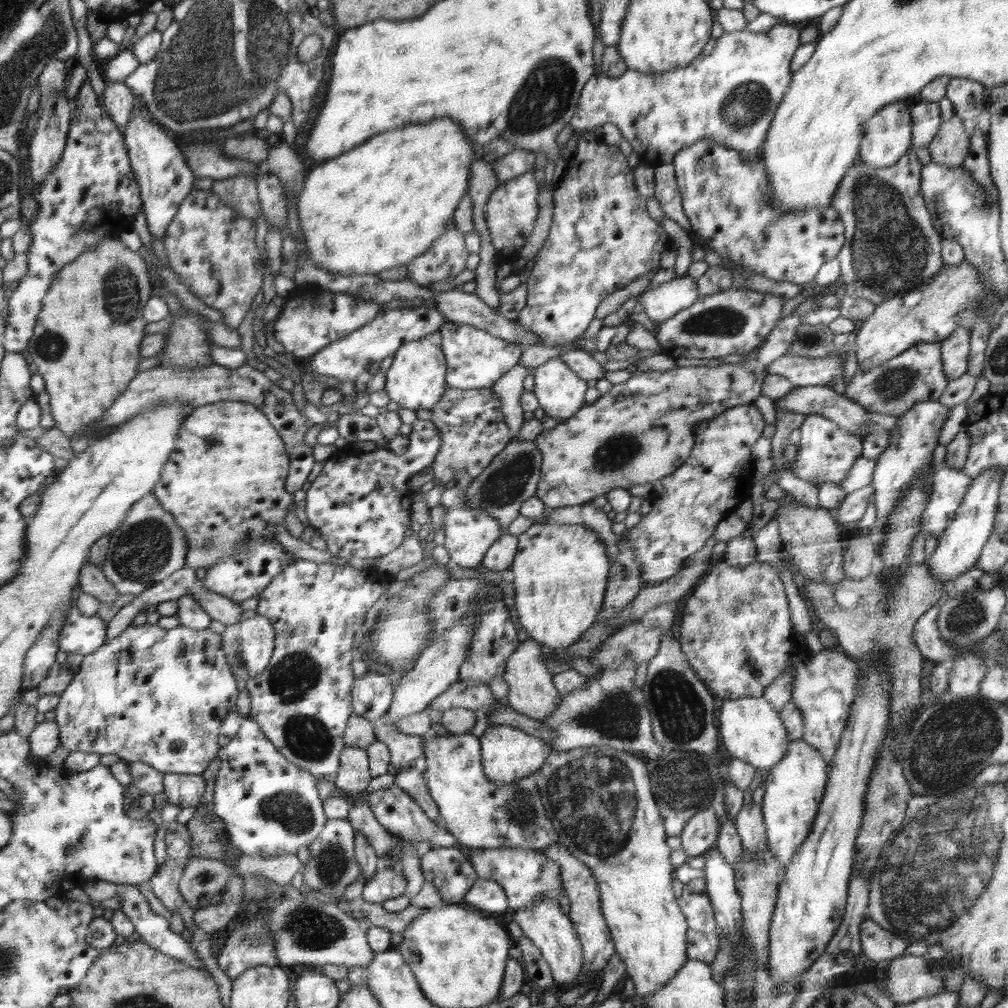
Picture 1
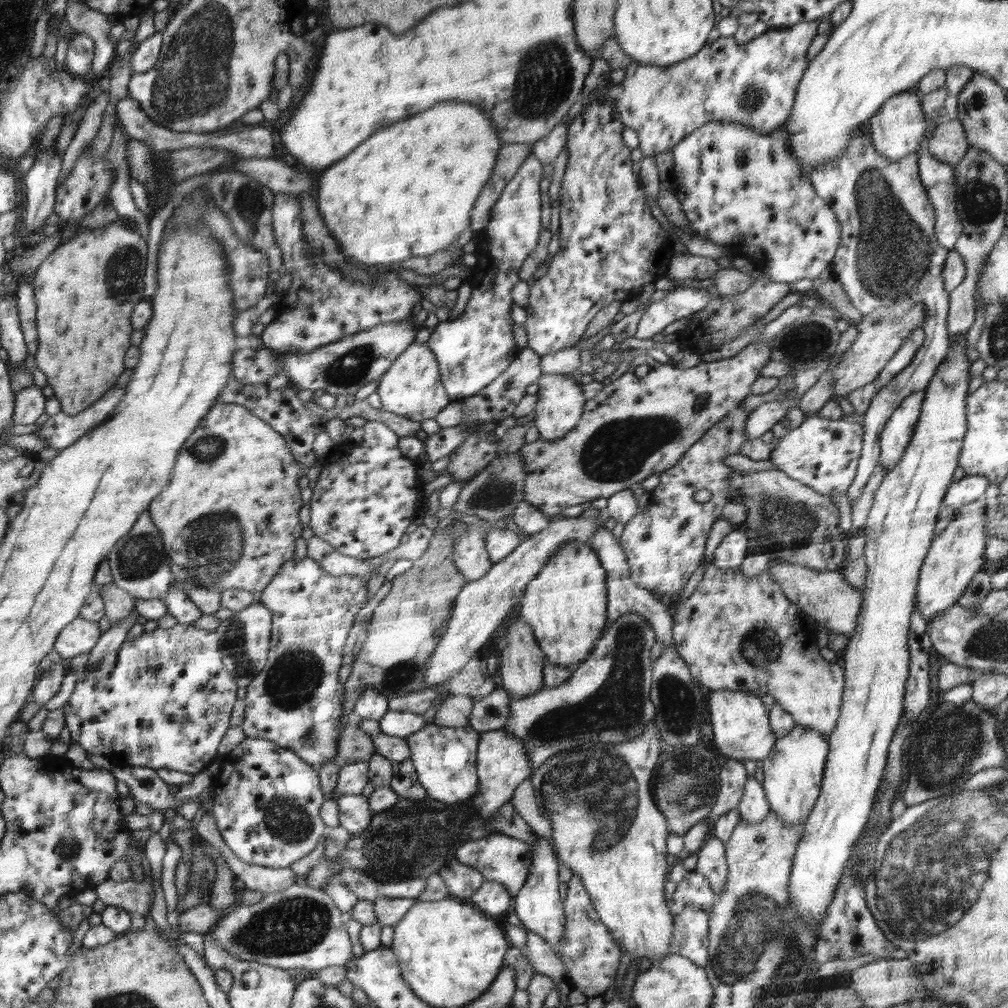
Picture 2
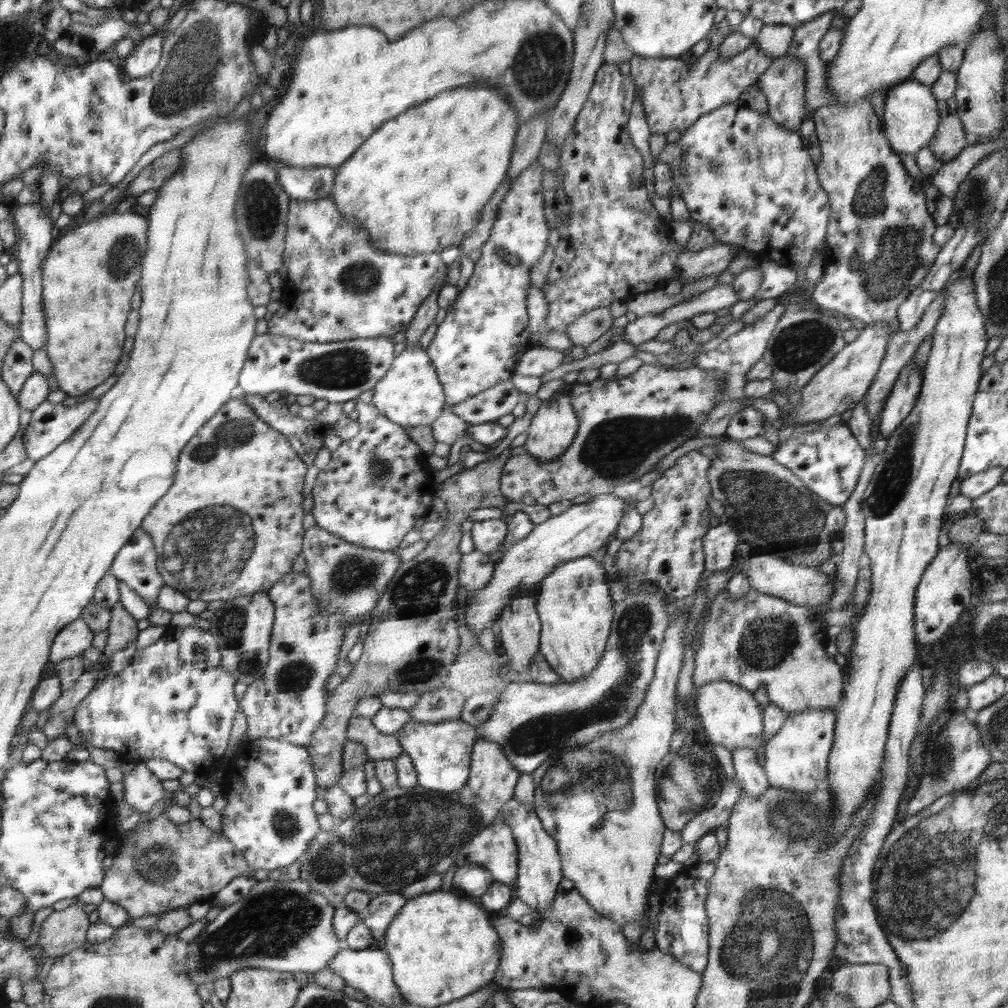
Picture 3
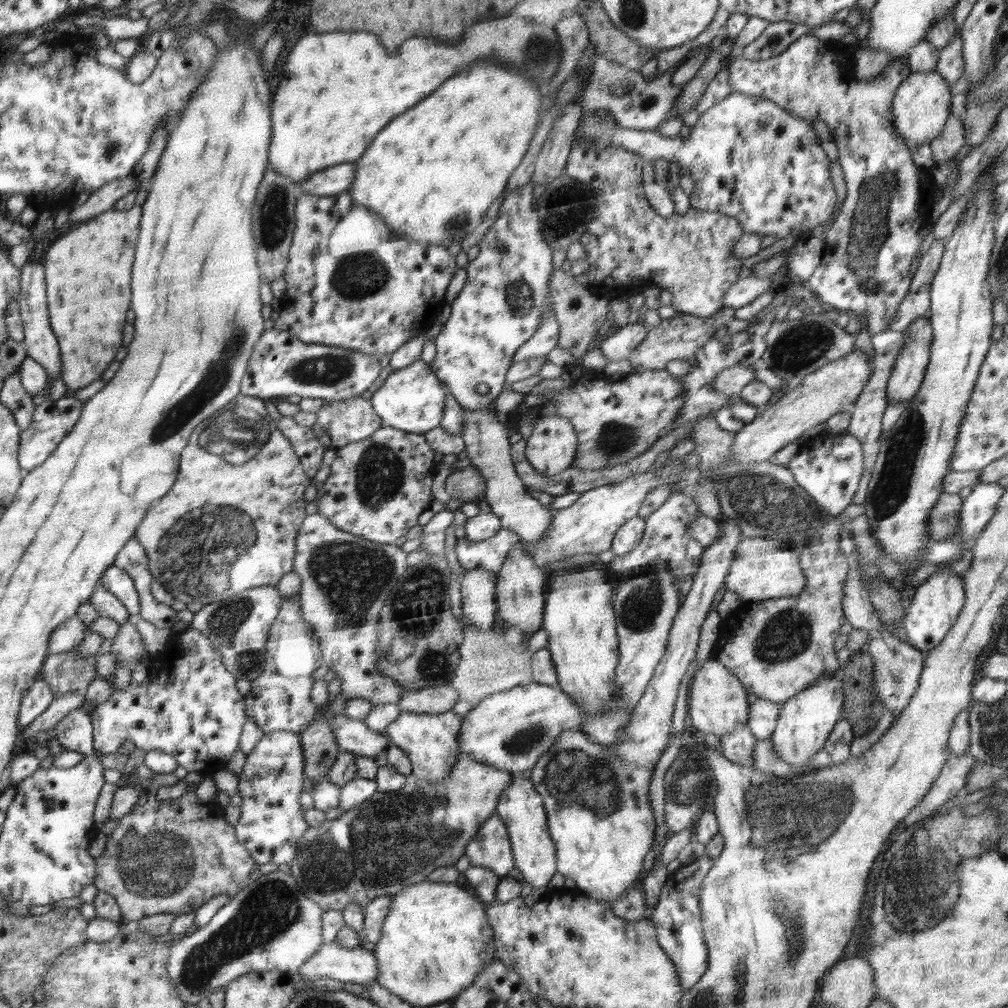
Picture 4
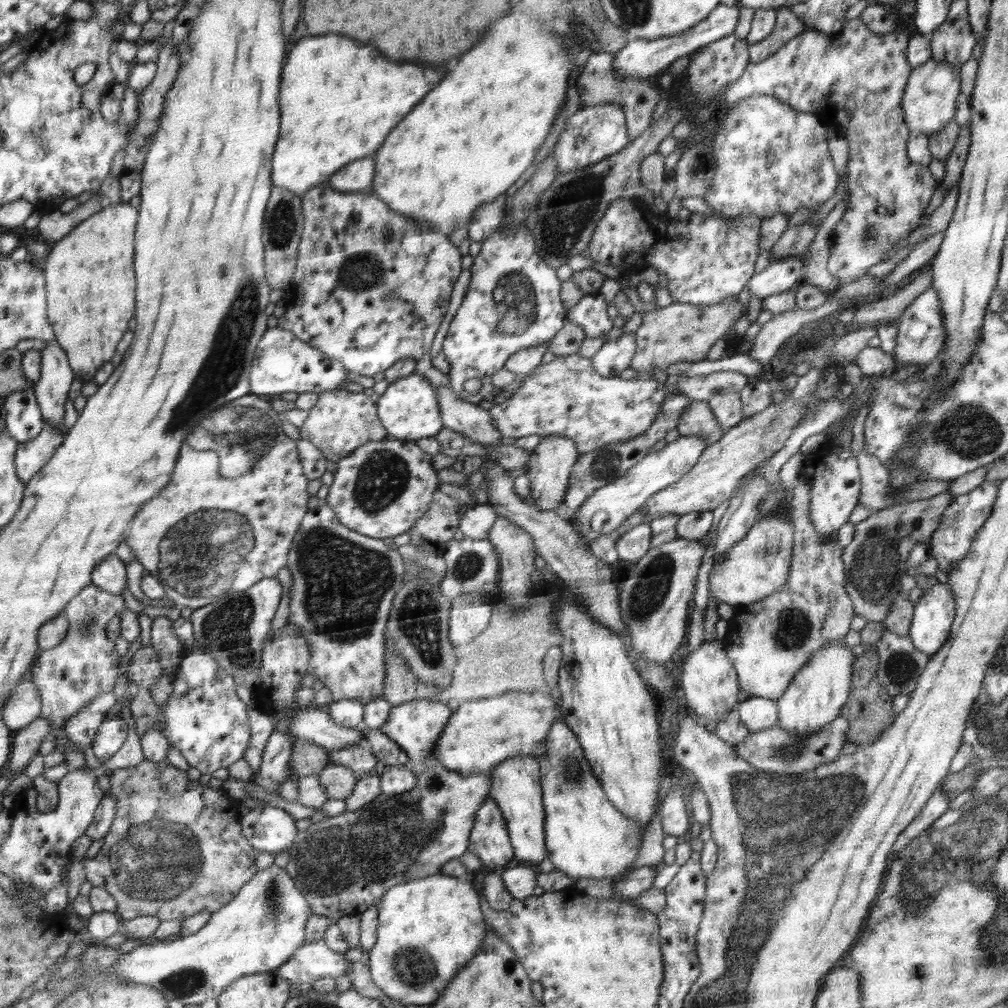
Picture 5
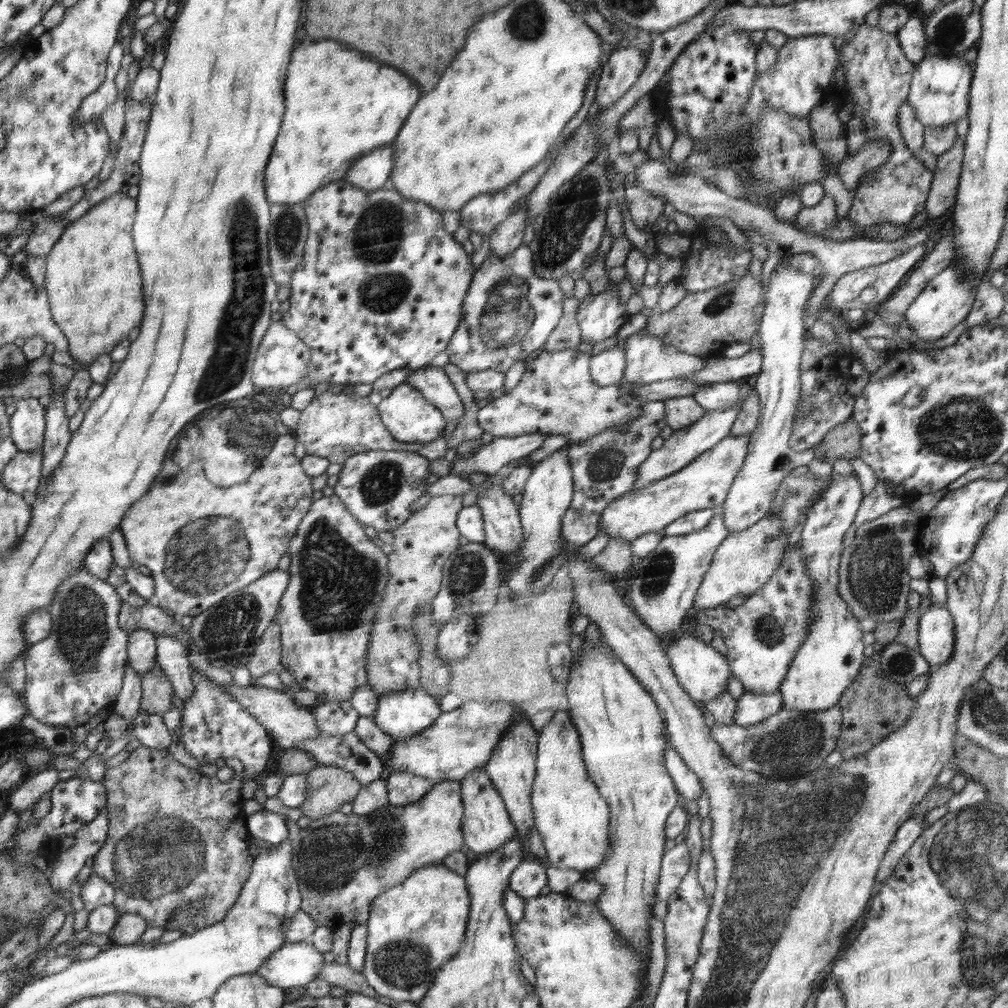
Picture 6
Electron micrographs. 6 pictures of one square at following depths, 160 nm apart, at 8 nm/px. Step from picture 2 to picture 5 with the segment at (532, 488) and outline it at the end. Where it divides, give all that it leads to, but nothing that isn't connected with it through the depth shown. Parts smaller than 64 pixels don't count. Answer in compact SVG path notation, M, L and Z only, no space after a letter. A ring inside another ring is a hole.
M578 353L570 356L557 356L550 363L540 363L528 372L522 386L504 403L494 404L488 410L497 424L501 436L520 438L530 435L564 435L572 439L578 447L579 455L588 455L600 447L626 442L644 434L654 422L659 408L665 399L664 379L639 372L631 379L605 377L595 370L591 359L582 358Z

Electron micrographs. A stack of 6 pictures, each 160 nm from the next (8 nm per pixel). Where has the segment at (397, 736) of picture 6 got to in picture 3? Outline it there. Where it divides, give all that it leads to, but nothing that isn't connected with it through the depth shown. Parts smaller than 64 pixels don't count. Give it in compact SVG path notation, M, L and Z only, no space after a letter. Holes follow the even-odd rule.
M460 719L440 723L412 721L398 732L398 738L403 752L413 762L418 787L422 787L426 791L456 793L468 783L473 749L478 741L478 730L470 723Z

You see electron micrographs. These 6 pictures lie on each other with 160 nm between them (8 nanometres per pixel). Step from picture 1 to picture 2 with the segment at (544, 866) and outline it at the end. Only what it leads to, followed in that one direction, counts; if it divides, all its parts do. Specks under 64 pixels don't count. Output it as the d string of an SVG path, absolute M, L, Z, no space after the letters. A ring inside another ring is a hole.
M499 832L490 833L480 839L466 841L456 848L455 857L458 862L478 870L486 881L503 884L512 897L516 897L527 882L529 869L533 864L532 846L520 839Z

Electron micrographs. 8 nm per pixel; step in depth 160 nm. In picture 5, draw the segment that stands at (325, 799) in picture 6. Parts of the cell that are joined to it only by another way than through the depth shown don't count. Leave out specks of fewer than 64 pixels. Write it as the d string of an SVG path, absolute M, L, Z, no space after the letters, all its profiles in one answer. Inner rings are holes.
M338 763L328 764L319 774L318 780L329 799L346 799L358 784L354 771Z

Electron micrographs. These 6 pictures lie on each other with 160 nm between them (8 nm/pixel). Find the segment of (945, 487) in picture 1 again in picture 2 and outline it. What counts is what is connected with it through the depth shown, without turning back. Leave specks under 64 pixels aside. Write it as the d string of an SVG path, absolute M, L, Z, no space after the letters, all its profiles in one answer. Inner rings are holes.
M965 476L957 482L951 482L943 498L944 506L960 508L961 505L976 501L989 486L985 476Z

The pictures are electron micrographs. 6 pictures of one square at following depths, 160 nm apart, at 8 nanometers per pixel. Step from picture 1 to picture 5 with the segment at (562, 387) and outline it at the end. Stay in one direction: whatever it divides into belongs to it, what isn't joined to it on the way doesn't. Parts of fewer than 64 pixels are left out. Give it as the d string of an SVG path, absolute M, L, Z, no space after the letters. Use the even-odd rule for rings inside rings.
M546 435L541 441L538 448L534 448L529 454L526 475L530 481L531 494L528 500L540 510L549 511L558 508L559 504L564 502L570 485L570 472L574 472L579 452L575 442L564 435Z

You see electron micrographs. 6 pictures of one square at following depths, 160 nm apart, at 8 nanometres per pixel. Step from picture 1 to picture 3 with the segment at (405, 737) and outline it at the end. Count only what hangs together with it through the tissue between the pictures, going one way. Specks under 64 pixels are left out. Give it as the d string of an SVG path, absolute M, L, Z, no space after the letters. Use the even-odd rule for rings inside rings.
M358 715L348 724L347 740L364 745L367 755L374 761L395 759L404 753L398 734L384 734L376 730L370 719Z

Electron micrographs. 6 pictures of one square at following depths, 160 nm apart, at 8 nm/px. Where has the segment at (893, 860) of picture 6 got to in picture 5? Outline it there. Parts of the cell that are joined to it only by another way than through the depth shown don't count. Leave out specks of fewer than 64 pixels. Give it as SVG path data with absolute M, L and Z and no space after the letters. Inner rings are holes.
M939 787L922 807L920 814L917 814L916 818L913 818L912 822L898 835L890 857L895 857L913 838L930 828L930 825L949 809L949 802L947 795L942 792L942 787Z

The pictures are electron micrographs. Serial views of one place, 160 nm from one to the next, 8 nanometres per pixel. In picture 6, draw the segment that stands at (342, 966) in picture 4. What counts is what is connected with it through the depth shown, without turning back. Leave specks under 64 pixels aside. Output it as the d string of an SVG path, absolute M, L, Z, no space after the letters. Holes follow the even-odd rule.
M312 942L284 944L256 973L281 989L306 987L323 970L325 962L322 954Z

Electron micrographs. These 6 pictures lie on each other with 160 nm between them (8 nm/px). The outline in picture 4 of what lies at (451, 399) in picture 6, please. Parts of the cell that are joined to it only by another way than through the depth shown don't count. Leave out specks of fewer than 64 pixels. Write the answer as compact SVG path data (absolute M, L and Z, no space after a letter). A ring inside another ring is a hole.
M465 409L463 416L463 436L465 450L472 468L479 470L485 478L485 502L489 511L500 518L501 528L519 534L522 541L533 543L539 541L554 518L554 510L544 507L526 491L526 484L515 470L514 459L511 457L511 444L508 425L502 425L496 414L487 410Z

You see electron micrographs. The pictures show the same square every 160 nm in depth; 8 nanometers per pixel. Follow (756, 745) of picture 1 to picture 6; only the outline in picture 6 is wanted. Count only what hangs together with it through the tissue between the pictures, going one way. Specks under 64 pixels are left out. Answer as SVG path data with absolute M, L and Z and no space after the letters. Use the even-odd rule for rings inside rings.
M692 634L680 637L676 635L670 646L665 650L665 654L678 683L695 701L708 702L727 692L728 677L731 672L728 662L725 660L725 656L722 656L711 645L708 646L708 644L701 642Z

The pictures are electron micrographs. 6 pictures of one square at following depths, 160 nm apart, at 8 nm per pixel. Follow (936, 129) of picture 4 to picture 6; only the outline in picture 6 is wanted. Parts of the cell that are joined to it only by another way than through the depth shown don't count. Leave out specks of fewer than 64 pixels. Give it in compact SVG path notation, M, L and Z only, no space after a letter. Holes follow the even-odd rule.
M926 56L916 64L907 102L912 105L916 118L925 127L956 123L969 111L969 92L972 77L973 67L962 56Z

